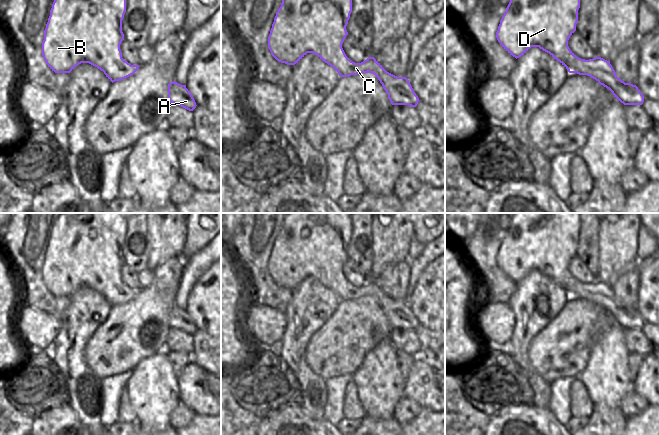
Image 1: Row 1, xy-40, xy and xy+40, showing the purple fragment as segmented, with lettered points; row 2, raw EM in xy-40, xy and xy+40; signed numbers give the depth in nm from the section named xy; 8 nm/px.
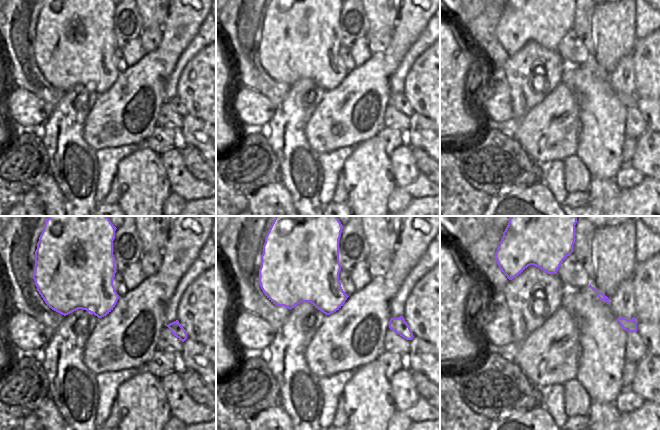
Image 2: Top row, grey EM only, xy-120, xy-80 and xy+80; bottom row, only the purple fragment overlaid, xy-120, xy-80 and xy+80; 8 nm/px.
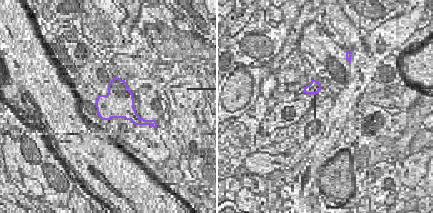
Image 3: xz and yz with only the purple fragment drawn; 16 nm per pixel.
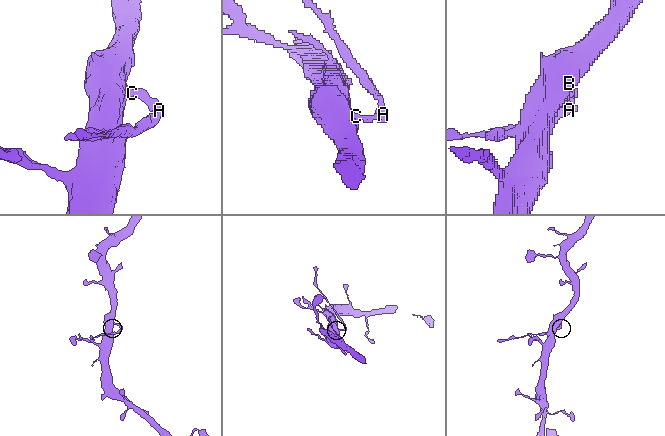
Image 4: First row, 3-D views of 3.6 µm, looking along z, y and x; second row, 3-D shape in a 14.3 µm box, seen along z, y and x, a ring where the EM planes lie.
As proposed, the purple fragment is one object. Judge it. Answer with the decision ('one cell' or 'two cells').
two cells

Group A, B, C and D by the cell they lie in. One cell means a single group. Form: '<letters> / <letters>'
A / B C D

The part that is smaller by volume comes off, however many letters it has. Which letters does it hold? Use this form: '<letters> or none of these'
A

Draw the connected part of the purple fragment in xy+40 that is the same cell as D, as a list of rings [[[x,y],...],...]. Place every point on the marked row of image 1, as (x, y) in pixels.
[[[510,0],[500,20],[496,38],[500,45],[516,59],[531,47],[539,47],[559,61],[569,73],[590,76],[595,69],[609,73],[613,69],[610,61],[601,57],[581,59],[568,46],[570,36],[576,31],[579,8],[580,0]]]

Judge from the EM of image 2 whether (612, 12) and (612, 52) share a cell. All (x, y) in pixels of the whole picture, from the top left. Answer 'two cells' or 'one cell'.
one cell

